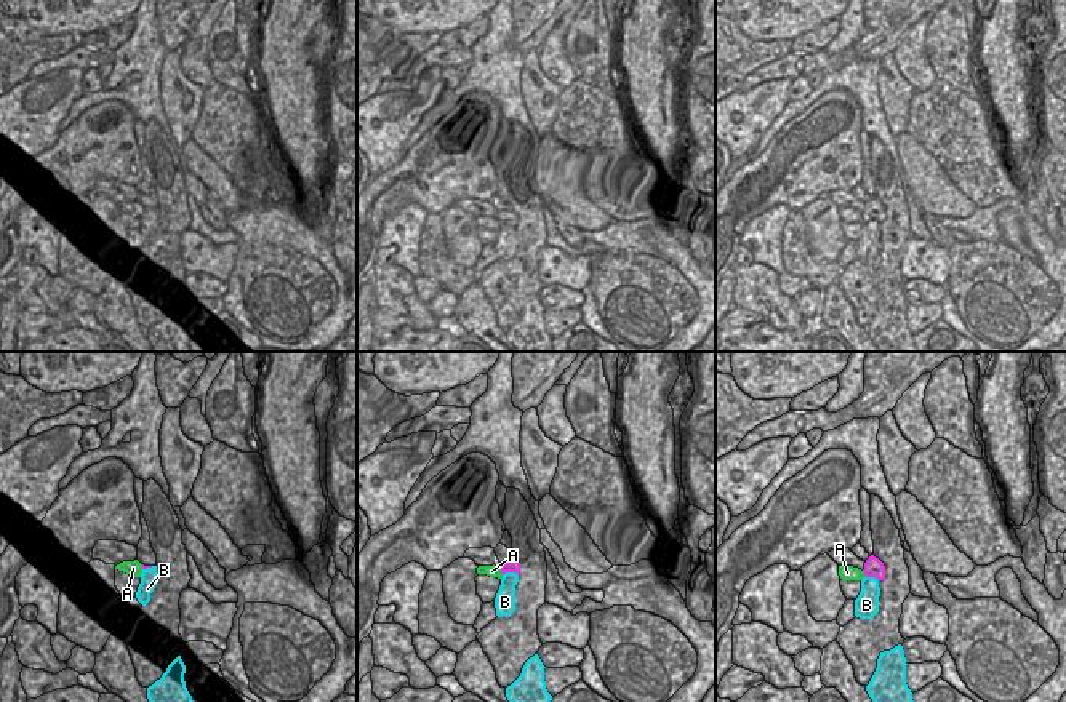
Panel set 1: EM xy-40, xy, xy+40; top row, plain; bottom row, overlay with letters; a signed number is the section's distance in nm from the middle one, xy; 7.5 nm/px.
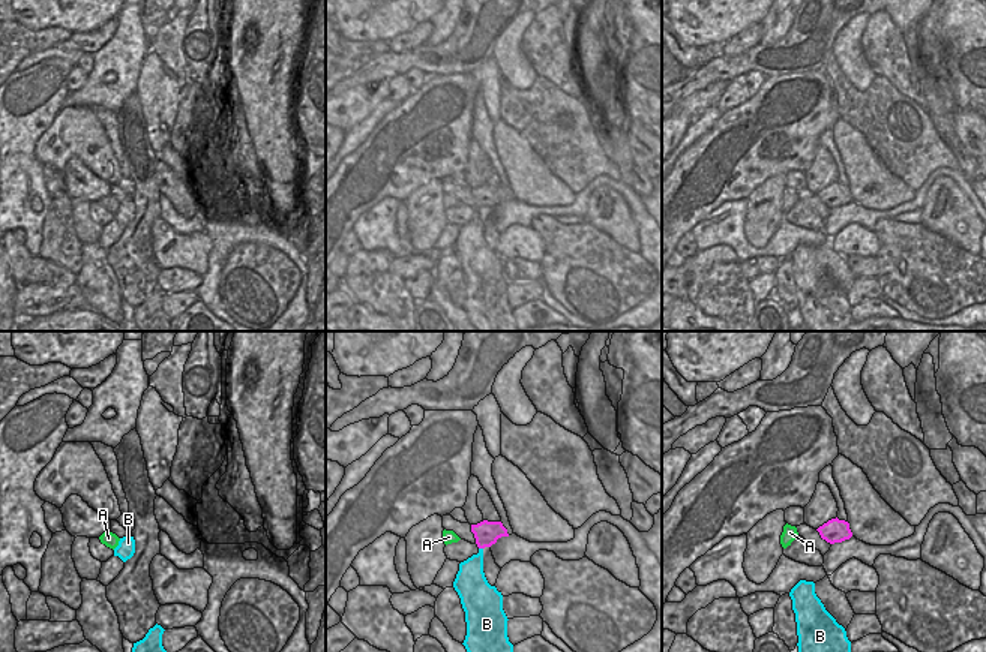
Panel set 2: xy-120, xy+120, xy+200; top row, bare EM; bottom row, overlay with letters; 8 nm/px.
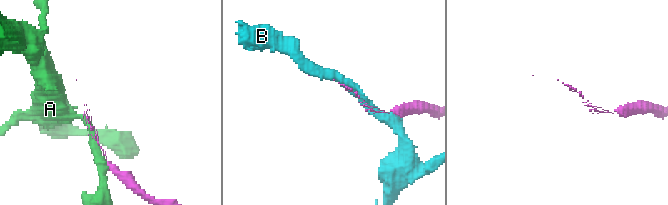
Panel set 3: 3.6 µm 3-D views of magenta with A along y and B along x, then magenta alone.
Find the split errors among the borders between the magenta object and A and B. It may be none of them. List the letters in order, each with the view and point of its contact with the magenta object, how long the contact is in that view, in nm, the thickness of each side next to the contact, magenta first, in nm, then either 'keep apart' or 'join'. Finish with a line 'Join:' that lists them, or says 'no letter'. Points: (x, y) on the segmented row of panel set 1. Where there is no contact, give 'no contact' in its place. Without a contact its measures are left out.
A: xy+40 (865, 573) | 60 nm | 140/120 nm | keep apart
B: xy (509, 571) | 120 nm | 100/160 nm | keep apart
Join: no letter

